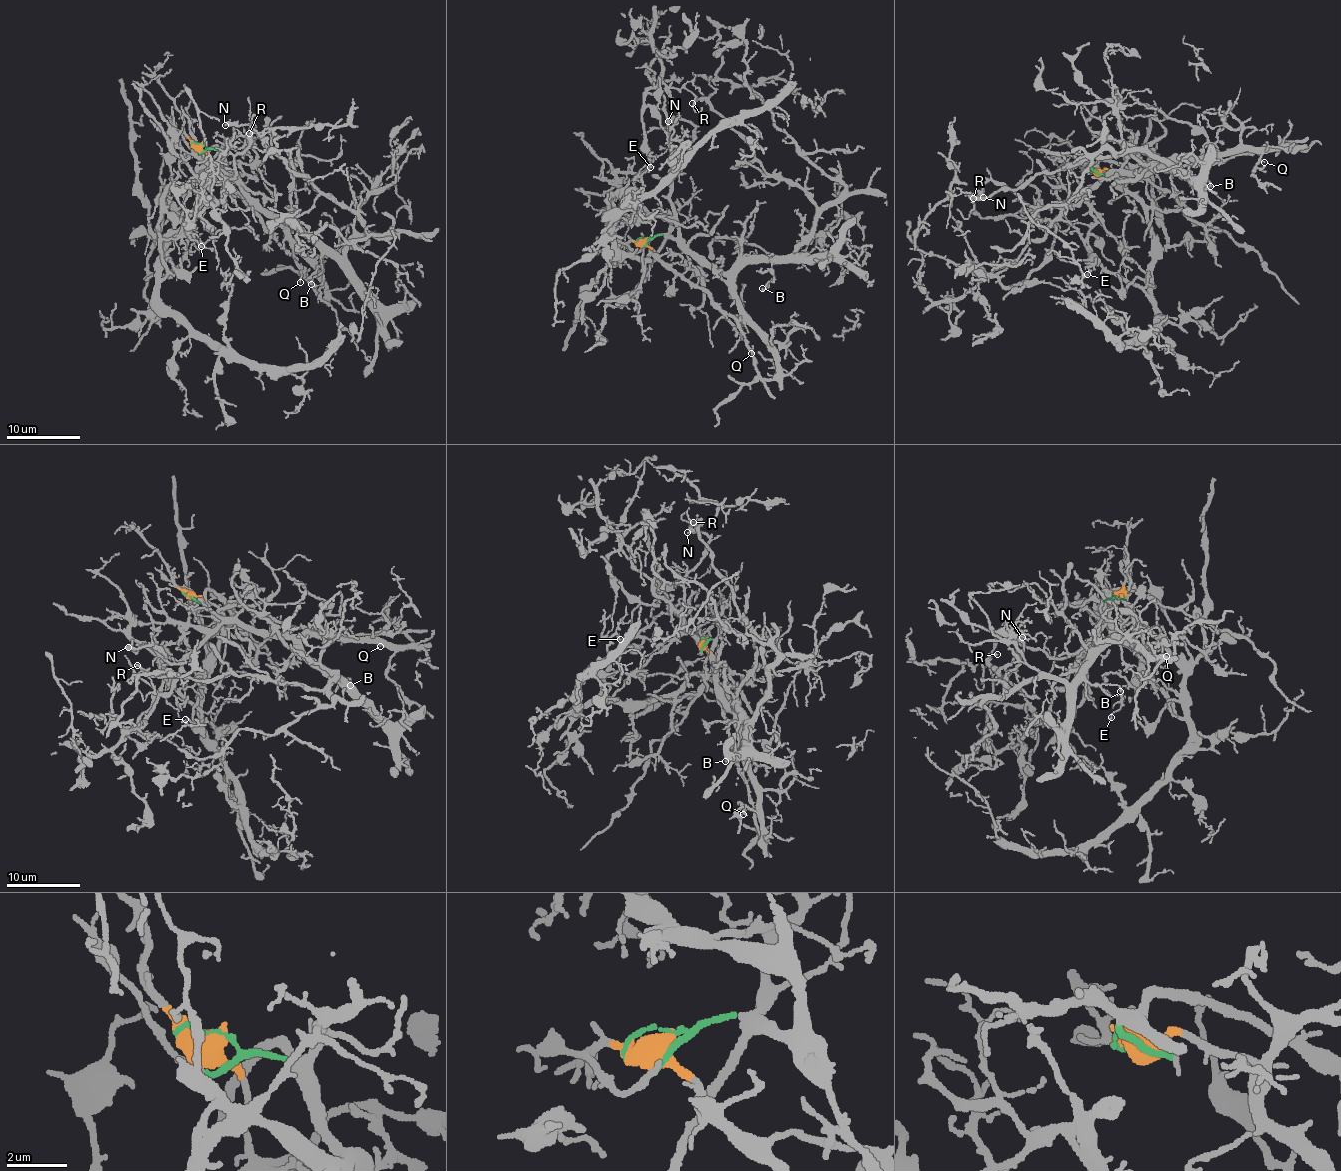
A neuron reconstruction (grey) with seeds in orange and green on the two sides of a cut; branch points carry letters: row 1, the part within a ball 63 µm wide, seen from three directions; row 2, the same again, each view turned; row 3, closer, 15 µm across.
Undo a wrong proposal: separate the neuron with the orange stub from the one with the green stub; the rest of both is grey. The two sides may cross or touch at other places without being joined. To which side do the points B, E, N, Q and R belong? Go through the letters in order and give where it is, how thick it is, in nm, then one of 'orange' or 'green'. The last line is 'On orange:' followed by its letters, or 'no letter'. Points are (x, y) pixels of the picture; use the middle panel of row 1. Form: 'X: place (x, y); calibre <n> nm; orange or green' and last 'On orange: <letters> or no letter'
B: place (762, 288); calibre 130 nm; green
E: place (650, 167); calibre 160 nm; orange
N: place (668, 121); calibre 240 nm; green
Q: place (751, 353); calibre 130 nm; orange
R: place (692, 103); calibre 110 nm; green
On orange: E, Q

